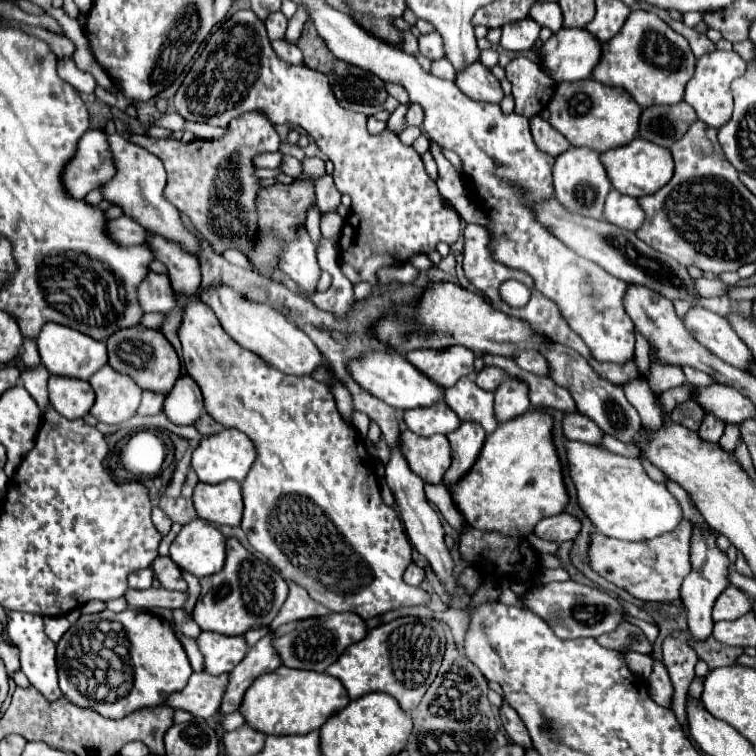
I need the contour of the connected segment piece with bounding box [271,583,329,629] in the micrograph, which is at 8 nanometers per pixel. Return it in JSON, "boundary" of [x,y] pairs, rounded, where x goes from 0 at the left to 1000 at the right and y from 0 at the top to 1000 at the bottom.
{"boundary":[[[382,771],[382,790],[374,798],[374,803],[369,806],[366,816],[358,821],[358,832],[366,832],[382,821],[425,816],[425,813],[435,813],[435,806],[430,806],[425,798],[414,795],[409,790],[409,784],[403,784],[403,779],[398,779],[396,774]]]}

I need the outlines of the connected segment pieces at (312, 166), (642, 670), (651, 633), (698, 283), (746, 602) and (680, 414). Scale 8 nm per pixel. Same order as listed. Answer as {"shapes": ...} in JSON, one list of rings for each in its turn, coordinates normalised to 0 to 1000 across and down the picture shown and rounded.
{"shapes":[[[[422,208],[403,210],[403,213],[401,213],[401,224],[403,224],[406,231],[417,231],[417,234],[430,231],[430,216],[427,216],[427,210],[422,210]]],[[[827,864],[827,872],[832,874],[832,882],[837,885],[837,890],[843,890],[845,896],[856,898],[864,888],[864,872],[858,872],[858,866],[845,866],[845,864]]],[[[832,813],[832,816],[827,816],[827,821],[840,824],[843,829],[848,829],[848,832],[851,832],[851,837],[856,840],[856,845],[858,845],[861,851],[866,851],[866,845],[869,845],[869,837],[872,837],[872,835],[869,835],[869,829],[866,829],[864,824],[856,824],[856,821],[843,819],[843,816],[835,816],[835,813]]],[[[925,366],[919,369],[919,385],[927,390],[927,393],[943,393],[943,390],[956,390],[959,388],[959,374],[948,372],[948,369],[938,369],[938,366]]],[[[962,776],[946,795],[946,803],[943,803],[943,821],[972,821],[978,819],[980,813],[991,811],[993,808],[993,792],[978,782],[975,776]]],[[[914,528],[906,530],[906,533],[901,533],[901,536],[898,536],[896,541],[890,541],[890,546],[888,546],[888,554],[890,554],[893,560],[901,560],[903,565],[911,565],[911,567],[917,567],[917,570],[925,567],[930,552],[933,552],[933,549],[930,549],[930,541],[927,541],[922,533],[917,533]]]]}

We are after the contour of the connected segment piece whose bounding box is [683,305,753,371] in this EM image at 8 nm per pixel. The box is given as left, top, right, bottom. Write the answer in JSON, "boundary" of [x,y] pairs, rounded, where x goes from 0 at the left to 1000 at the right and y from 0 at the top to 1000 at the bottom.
{"boundary":[[[922,403],[906,414],[903,427],[919,446],[919,451],[954,472],[959,480],[978,483],[978,488],[988,491],[996,478],[996,472],[991,470],[991,459],[975,446],[959,419]]]}

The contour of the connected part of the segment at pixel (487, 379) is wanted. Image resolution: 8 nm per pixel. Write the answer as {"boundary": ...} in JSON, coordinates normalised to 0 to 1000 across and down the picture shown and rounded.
{"boundary":[[[642,485],[636,493],[631,493],[631,499],[628,499],[628,507],[631,507],[636,515],[642,515],[642,517],[649,517],[652,512],[660,512],[660,509],[663,509],[665,499],[668,499],[668,496],[663,493],[663,488]]]}

